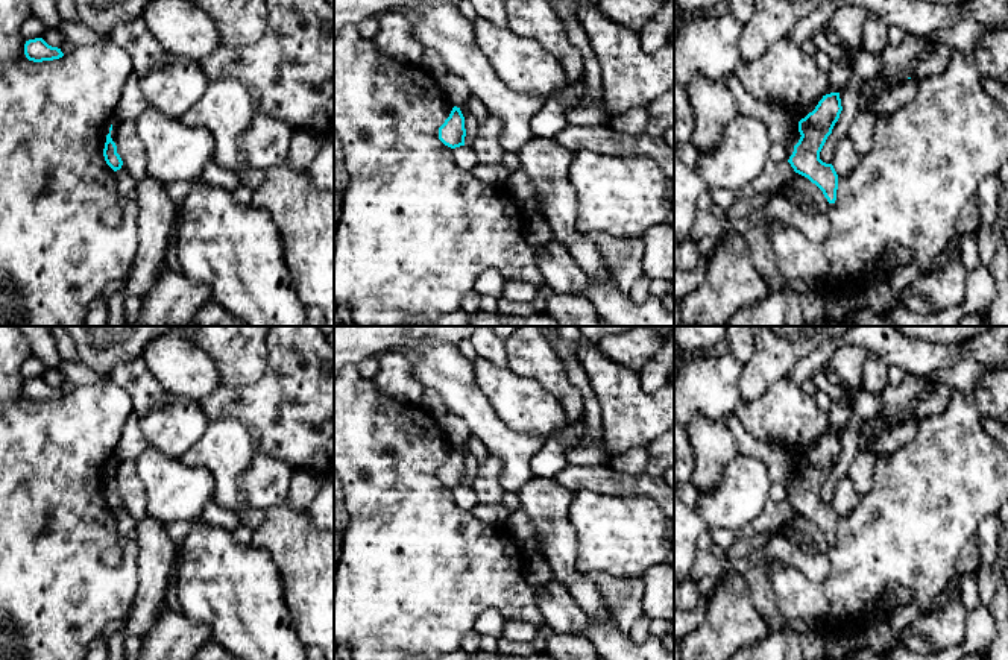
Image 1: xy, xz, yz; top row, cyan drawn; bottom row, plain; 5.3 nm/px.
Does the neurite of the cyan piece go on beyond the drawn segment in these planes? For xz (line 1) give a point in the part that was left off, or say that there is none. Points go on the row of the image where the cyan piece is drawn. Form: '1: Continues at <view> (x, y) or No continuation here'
1: No continuation here

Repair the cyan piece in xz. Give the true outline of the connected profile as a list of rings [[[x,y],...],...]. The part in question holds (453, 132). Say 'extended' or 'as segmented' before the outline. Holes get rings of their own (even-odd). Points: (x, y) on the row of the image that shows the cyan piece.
as segmented; [[[454,106],[449,117],[439,127],[439,140],[445,146],[455,149],[465,146],[465,137],[466,137],[465,117],[460,108]]]

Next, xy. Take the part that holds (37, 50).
as segmented; [[[43,38],[26,41],[24,55],[33,62],[53,61],[64,56],[61,49],[49,46]]]

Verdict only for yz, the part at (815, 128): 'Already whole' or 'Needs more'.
Already whole

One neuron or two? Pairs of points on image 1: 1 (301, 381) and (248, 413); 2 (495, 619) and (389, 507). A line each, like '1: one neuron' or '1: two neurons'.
1: one neuron
2: two neurons

